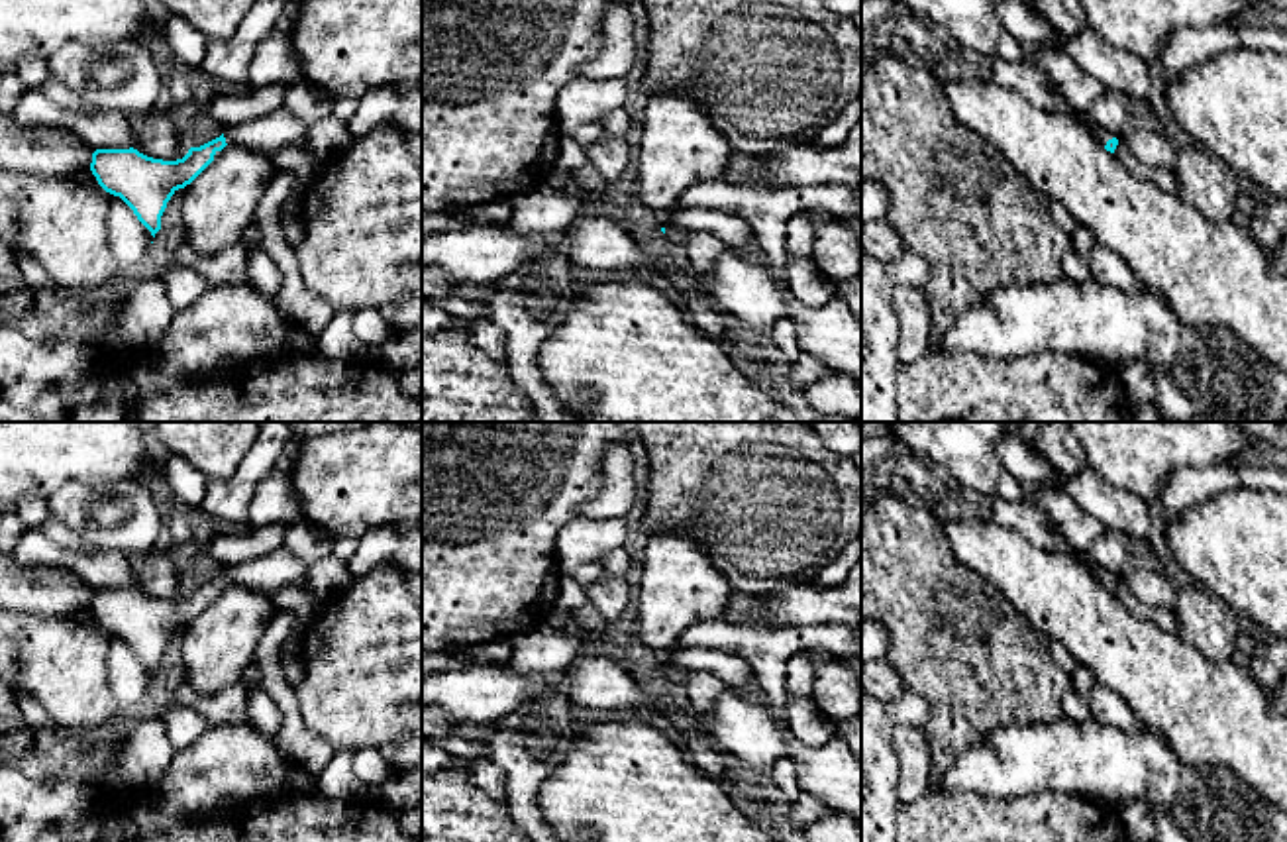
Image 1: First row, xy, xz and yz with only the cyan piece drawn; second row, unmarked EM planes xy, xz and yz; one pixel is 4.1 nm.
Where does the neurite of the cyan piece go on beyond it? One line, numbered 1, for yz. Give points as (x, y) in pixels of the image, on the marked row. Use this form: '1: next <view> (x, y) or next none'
1: next yz (1101, 134)

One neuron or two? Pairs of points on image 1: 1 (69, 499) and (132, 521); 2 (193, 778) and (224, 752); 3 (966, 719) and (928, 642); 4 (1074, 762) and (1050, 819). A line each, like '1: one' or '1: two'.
1: one
2: one
3: one
4: two

